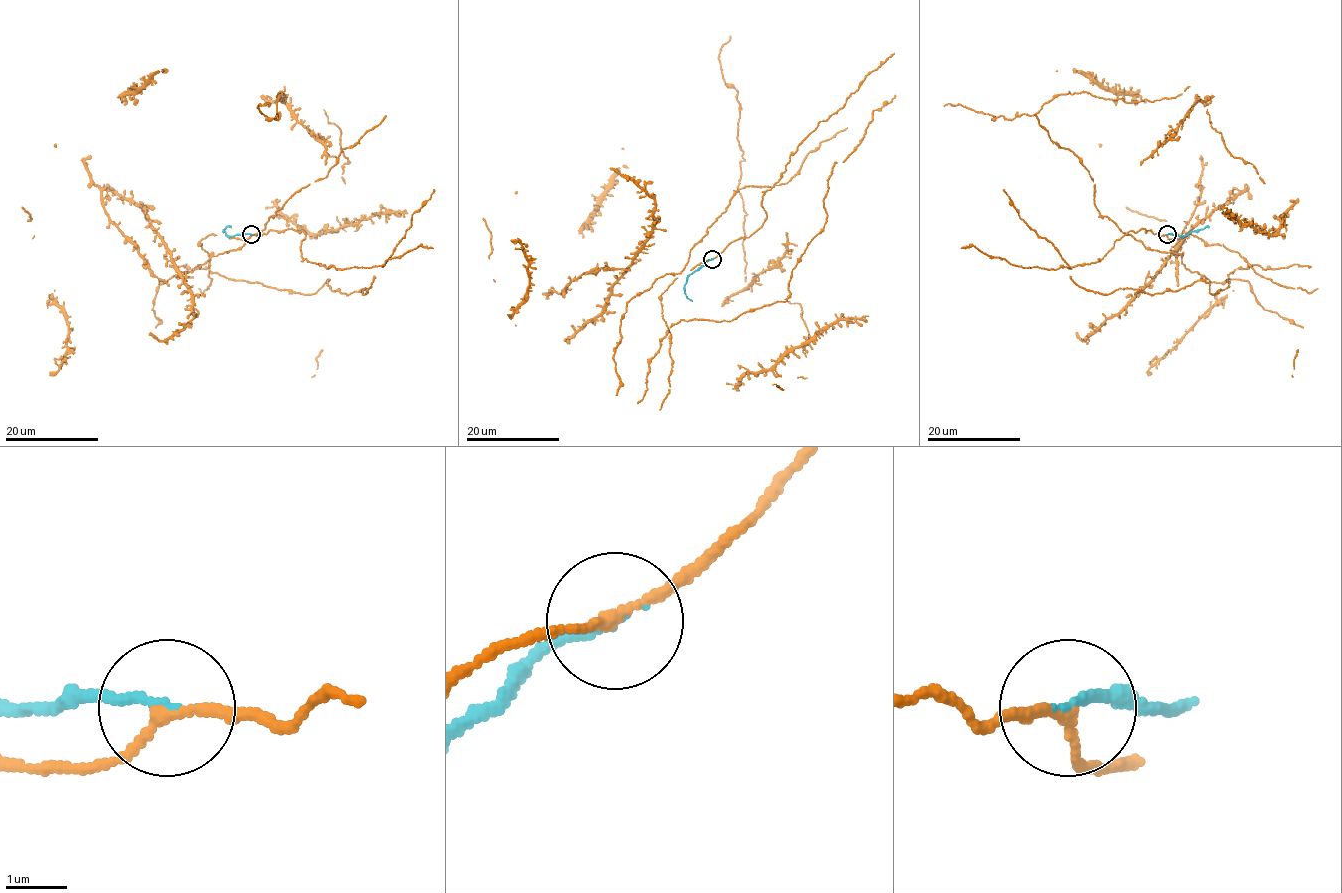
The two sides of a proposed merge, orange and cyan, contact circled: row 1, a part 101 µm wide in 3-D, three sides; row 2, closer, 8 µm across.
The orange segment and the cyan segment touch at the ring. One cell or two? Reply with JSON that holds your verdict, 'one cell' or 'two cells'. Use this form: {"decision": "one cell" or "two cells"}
{"decision": "two cells"}

